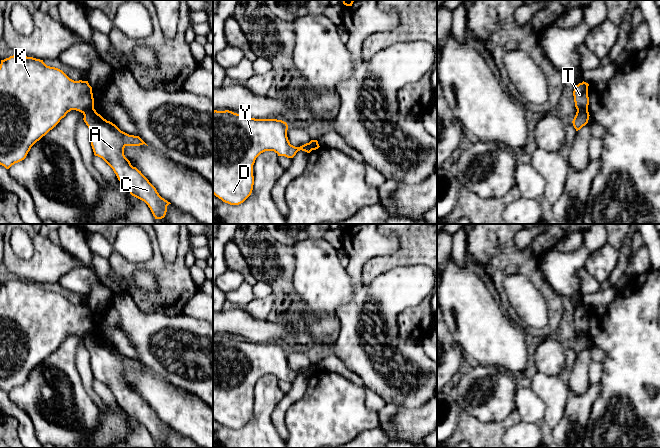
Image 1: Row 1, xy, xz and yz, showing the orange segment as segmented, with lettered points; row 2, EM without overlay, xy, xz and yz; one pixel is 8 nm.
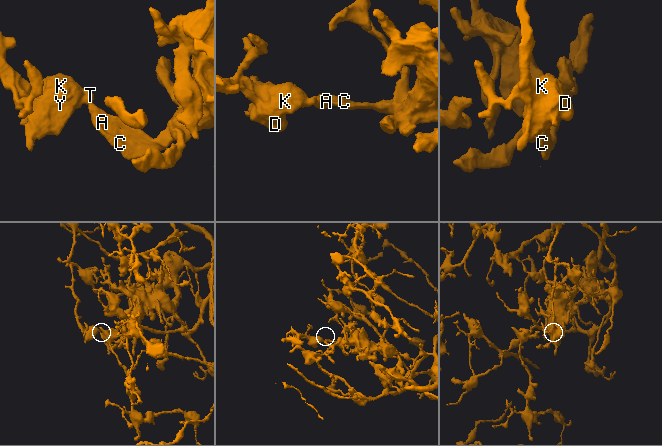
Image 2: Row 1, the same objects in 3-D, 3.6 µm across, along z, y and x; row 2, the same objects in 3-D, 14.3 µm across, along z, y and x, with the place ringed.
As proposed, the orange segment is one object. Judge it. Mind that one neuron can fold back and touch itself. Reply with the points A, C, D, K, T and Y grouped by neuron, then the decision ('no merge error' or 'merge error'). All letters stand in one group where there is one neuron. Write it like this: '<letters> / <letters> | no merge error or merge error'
A C / D K T Y | merge error

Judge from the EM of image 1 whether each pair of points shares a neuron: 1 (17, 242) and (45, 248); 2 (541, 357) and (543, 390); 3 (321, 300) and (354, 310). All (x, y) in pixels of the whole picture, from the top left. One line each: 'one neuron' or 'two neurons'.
1: two neurons
2: two neurons
3: two neurons

